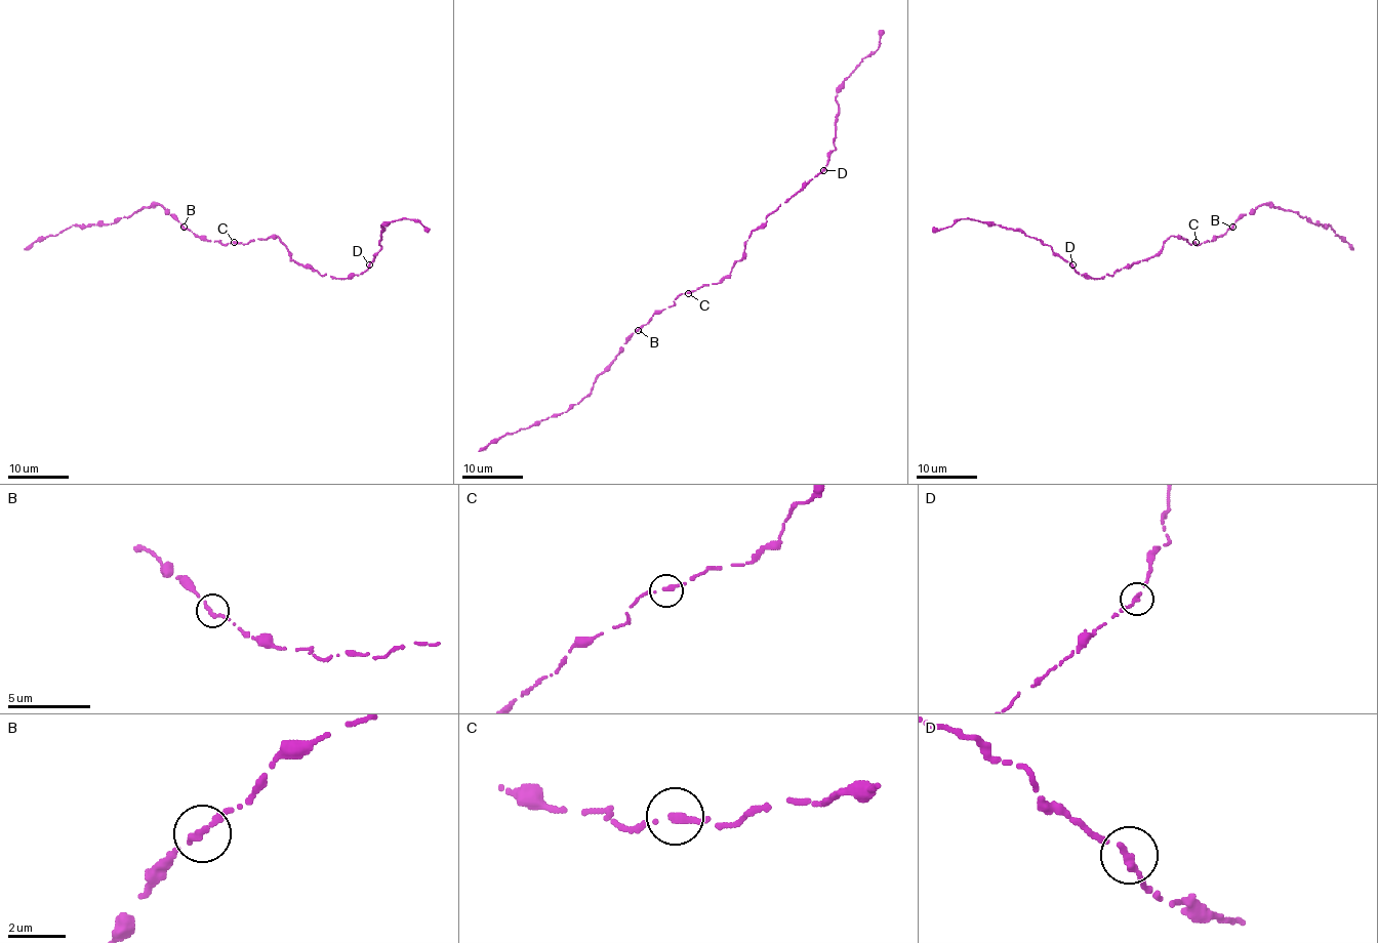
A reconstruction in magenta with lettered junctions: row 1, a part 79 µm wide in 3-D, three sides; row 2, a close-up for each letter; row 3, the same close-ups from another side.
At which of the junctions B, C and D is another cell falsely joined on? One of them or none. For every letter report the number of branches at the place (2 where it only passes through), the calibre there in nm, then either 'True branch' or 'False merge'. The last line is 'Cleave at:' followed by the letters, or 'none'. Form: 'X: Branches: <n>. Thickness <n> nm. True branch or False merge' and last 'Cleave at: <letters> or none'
B: Branches: 2. Thickness 240 nm. True branch
C: Branches: 2. Thickness 240 nm. True branch
D: Branches: 2. Thickness 240 nm. True branch
Cleave at: none

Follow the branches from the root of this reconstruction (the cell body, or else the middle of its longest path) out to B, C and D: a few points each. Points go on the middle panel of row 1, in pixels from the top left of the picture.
B: (726, 277), (716, 284), (703, 284), (693, 291), (681, 293), (673, 305), (656, 312), (638, 330)
C: (726, 277), (716, 284), (703, 284), (688, 293)
D: (726, 277), (743, 256), (744, 243), (751, 232), (759, 229), (779, 204), (824, 169)

